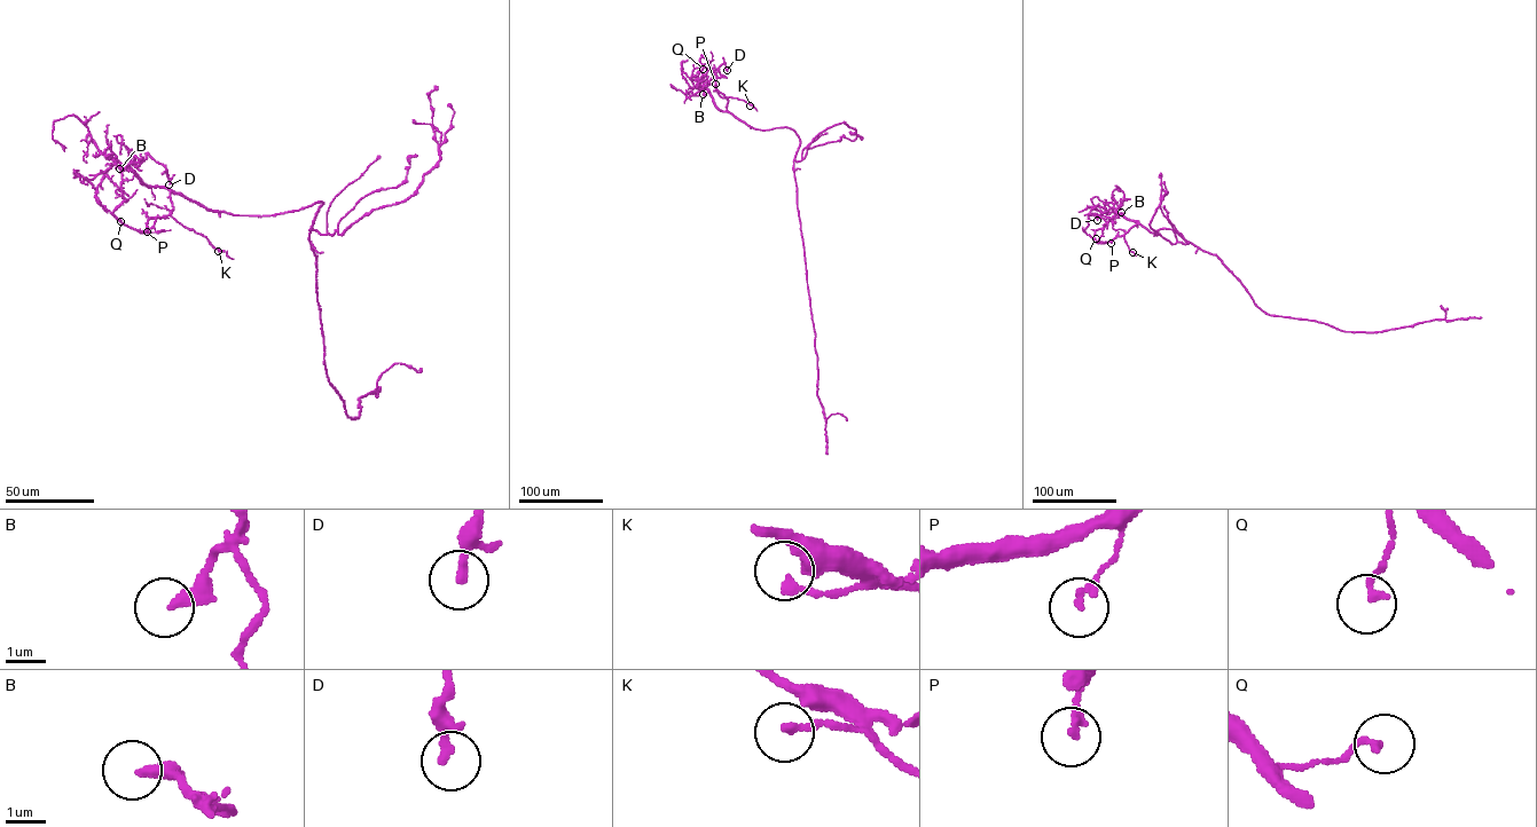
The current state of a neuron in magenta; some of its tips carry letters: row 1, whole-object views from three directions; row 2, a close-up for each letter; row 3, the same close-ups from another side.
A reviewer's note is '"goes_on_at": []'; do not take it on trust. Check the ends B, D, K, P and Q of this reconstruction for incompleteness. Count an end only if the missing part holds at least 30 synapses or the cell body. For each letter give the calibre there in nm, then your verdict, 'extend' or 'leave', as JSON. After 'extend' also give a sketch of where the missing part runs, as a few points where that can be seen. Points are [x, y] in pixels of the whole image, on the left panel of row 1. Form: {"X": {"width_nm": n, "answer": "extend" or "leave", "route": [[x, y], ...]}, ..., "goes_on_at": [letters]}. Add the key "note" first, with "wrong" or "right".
{"note": "right", "B": {"width_nm": 320, "answer": "leave"}, "D": {"width_nm": 190, "answer": "leave"}, "K": {"width_nm": 200, "answer": "leave"}, "P": {"width_nm": 180, "answer": "leave"}, "Q": {"width_nm": 180, "answer": "leave"}, "goes_on_at": []}

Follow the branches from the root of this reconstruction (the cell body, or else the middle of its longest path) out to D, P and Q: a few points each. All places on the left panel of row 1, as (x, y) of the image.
D: (316, 296), (308, 234), (322, 202), (232, 214), (119, 168), (147, 152), (164, 166), (169, 184)
P: (316, 296), (308, 234), (322, 202), (269, 215), (237, 215), (171, 191), (172, 211), (150, 218), (147, 231)
Q: (316, 296), (308, 234), (322, 202), (237, 215), (171, 191), (172, 211), (150, 218), (149, 231), (120, 221)

